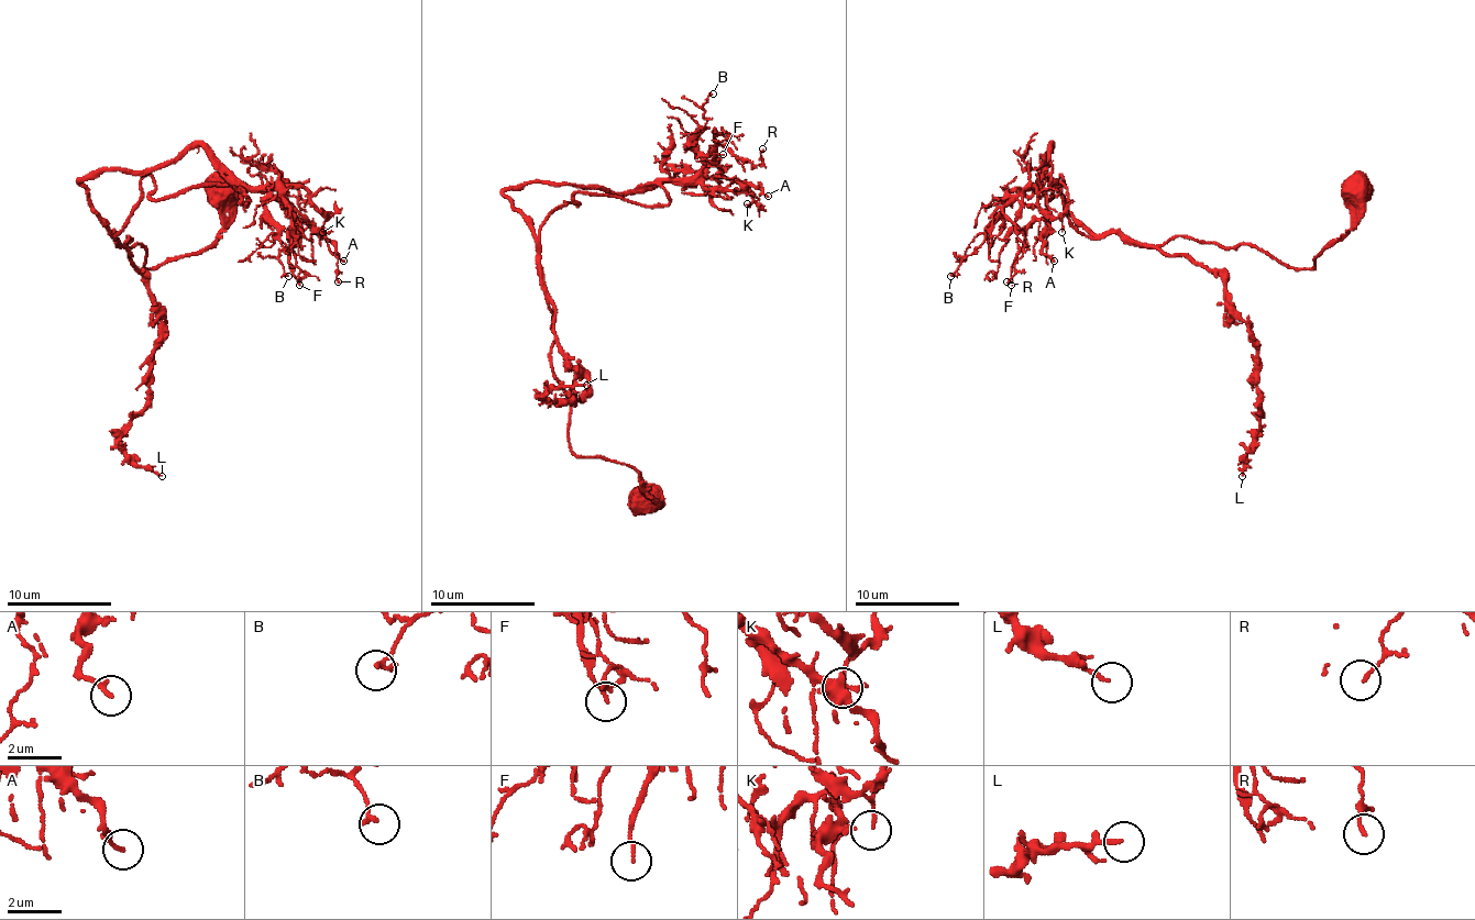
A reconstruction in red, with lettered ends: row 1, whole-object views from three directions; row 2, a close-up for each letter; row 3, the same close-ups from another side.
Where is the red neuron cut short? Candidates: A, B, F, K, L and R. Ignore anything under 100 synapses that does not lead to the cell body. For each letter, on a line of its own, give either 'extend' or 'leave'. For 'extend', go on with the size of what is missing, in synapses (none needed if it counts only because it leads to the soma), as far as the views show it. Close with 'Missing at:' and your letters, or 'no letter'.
A: leave
B: leave
F: leave
K: leave
L: leave
R: leave
Missing at: no letter

